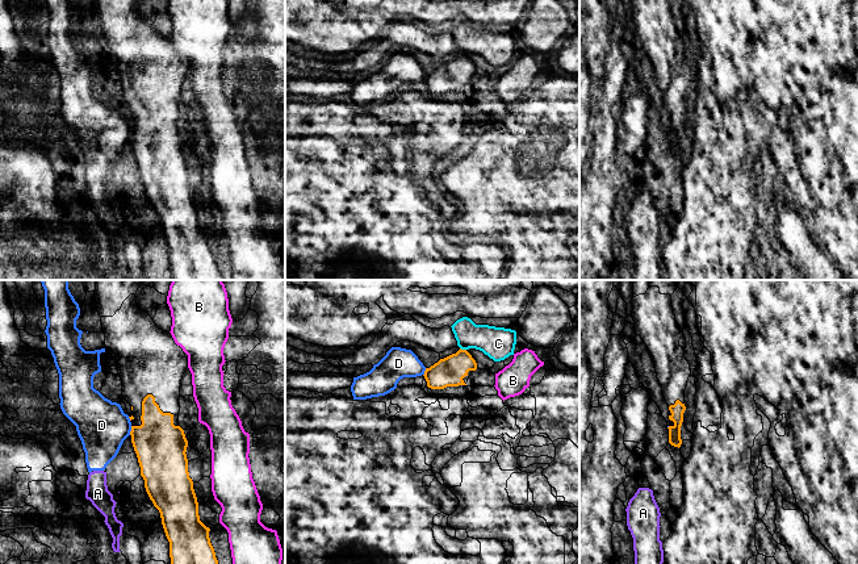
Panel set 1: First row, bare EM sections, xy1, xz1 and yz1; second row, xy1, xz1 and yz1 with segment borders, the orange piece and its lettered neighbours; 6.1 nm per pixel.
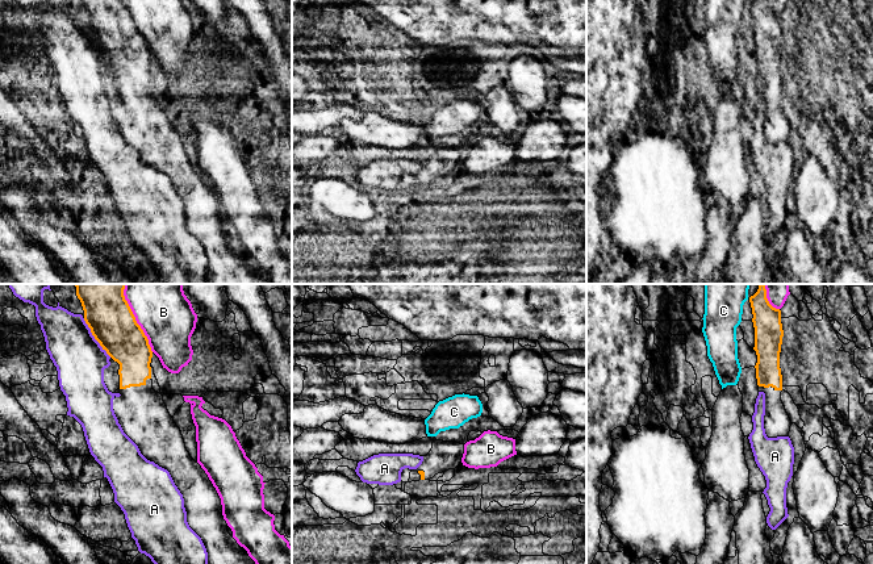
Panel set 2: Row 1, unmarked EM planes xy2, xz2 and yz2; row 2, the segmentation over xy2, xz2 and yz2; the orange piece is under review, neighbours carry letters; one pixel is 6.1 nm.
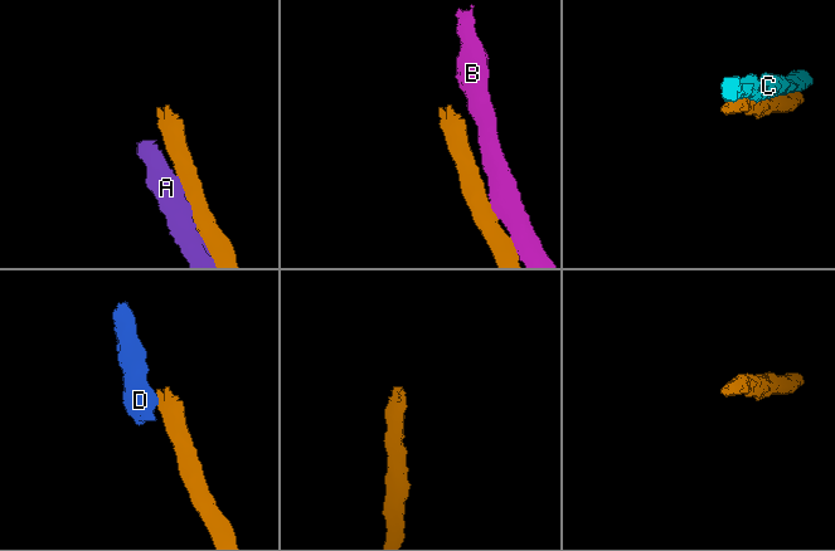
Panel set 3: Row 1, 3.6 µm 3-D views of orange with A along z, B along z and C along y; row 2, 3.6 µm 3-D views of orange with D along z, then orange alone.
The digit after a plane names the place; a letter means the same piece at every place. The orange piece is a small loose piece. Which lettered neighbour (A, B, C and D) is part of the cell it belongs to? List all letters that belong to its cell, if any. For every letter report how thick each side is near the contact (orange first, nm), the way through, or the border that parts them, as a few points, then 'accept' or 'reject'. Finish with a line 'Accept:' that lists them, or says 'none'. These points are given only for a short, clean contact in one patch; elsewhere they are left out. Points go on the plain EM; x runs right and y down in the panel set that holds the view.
A: 280/300 nm | reject
B: 280/320 nm | reject
C: 180/200 nm | reject
D: 320/320 nm | along xy1 (132, 132), (129, 140) | reject
Accept: none

